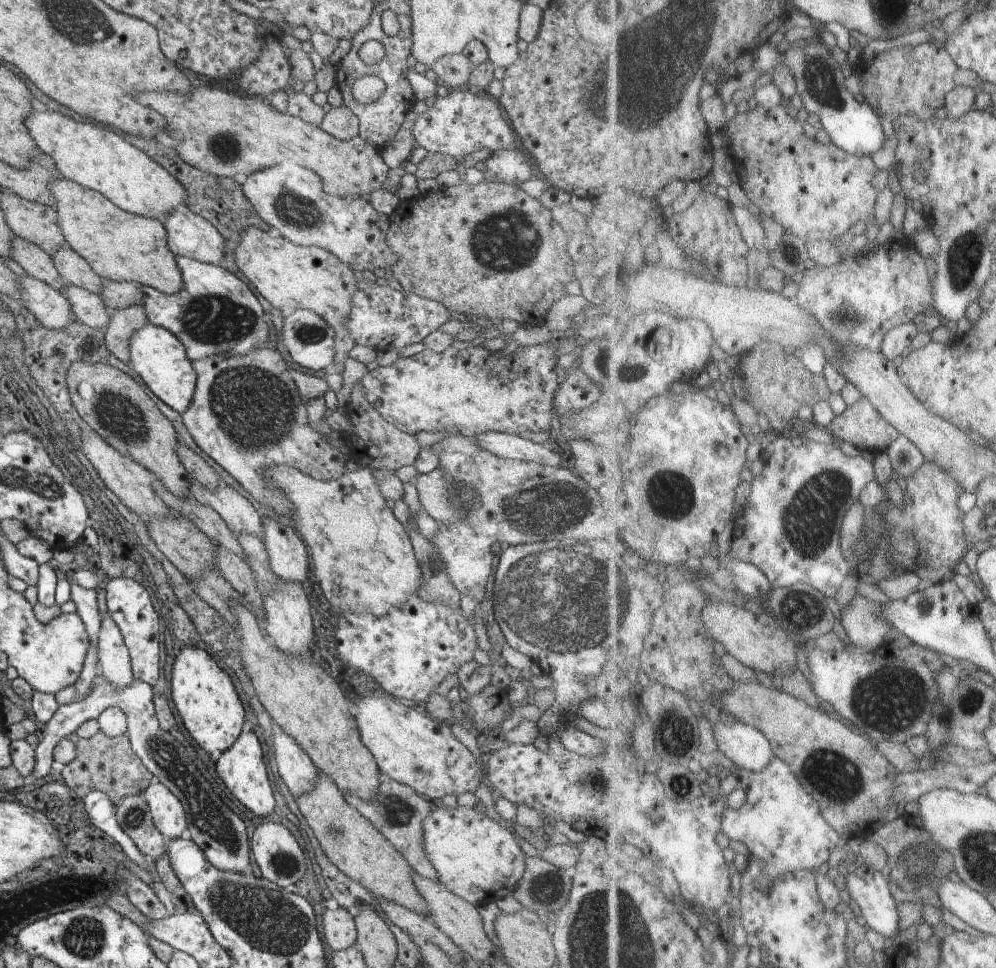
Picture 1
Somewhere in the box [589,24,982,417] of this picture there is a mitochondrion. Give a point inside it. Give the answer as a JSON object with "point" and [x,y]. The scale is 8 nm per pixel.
{"point":[823,88]}

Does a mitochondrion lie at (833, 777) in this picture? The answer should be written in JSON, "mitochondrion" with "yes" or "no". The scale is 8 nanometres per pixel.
{"mitochondrion":"yes"}

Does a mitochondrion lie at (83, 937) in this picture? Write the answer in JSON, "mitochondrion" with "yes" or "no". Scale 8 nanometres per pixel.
{"mitochondrion":"yes"}

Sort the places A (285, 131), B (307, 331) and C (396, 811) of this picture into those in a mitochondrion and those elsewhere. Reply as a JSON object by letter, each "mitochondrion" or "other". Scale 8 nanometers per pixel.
{"A":"other","B":"mitochondrion","C":"mitochondrion"}

